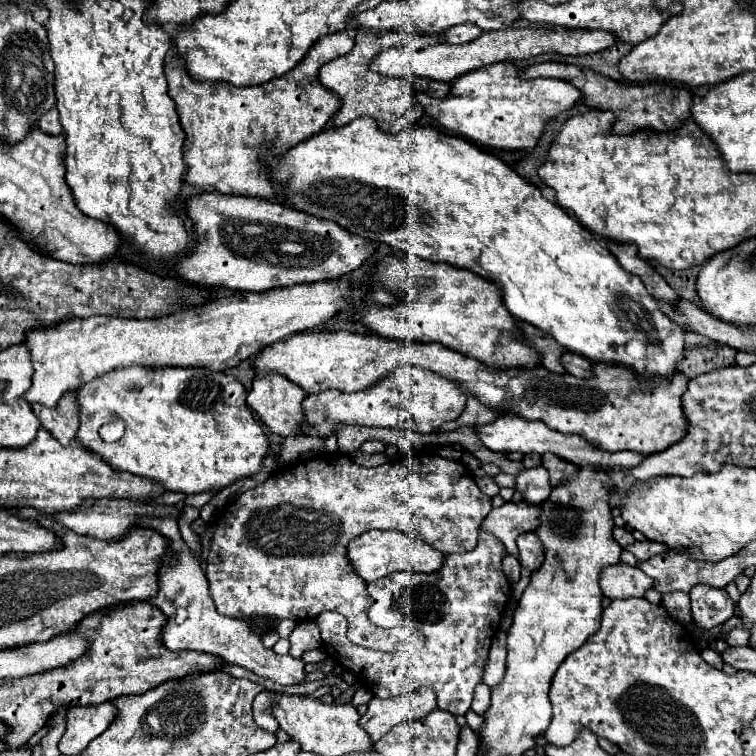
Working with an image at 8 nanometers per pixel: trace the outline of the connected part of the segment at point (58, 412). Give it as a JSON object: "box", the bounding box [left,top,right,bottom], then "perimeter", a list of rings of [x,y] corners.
{"box":[33,392,79,444],"perimeter":[[[67,392],[67,396],[63,396],[55,408],[33,404],[33,412],[41,420],[41,426],[49,430],[61,444],[69,444],[75,438],[79,428],[79,412],[73,394]]]}

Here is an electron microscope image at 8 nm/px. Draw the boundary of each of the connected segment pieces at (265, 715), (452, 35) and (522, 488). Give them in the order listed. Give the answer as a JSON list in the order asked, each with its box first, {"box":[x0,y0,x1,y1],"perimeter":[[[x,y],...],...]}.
[{"box":[253,690,279,732],"perimeter":[[[263,690],[253,702],[253,718],[255,718],[257,726],[261,726],[267,732],[277,732],[277,728],[279,728],[275,716],[273,716],[273,704],[275,704],[273,690]]]},{"box":[445,24,483,44],"perimeter":[[[459,24],[455,28],[449,28],[445,32],[445,40],[447,44],[465,44],[465,42],[471,42],[475,38],[479,38],[483,34],[483,30],[475,24]]]},{"box":[515,466,553,504],"perimeter":[[[543,466],[523,470],[517,476],[517,488],[515,490],[523,496],[523,500],[527,500],[531,504],[545,502],[553,490],[549,484],[549,472]]]}]

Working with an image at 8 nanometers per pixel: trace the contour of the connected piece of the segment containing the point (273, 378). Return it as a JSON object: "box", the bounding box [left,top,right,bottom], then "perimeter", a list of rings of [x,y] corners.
{"box":[247,374,307,436],"perimeter":[[[267,374],[267,376],[255,376],[255,382],[253,382],[253,390],[249,392],[247,396],[247,406],[251,410],[255,410],[259,414],[259,418],[263,420],[263,424],[277,436],[301,436],[305,434],[303,432],[303,422],[305,422],[305,416],[303,416],[303,408],[301,408],[301,402],[307,394],[293,382],[287,382],[281,374]]]}

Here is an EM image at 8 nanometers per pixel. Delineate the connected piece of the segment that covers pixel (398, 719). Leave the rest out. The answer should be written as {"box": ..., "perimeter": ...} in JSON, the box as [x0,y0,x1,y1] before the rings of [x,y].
{"box":[359,686,437,742],"perimeter":[[[429,686],[401,694],[397,698],[383,700],[373,696],[369,702],[369,710],[365,716],[361,716],[359,724],[367,728],[367,734],[371,736],[371,740],[377,742],[393,726],[413,718],[423,718],[435,708],[437,708],[437,696]]]}

